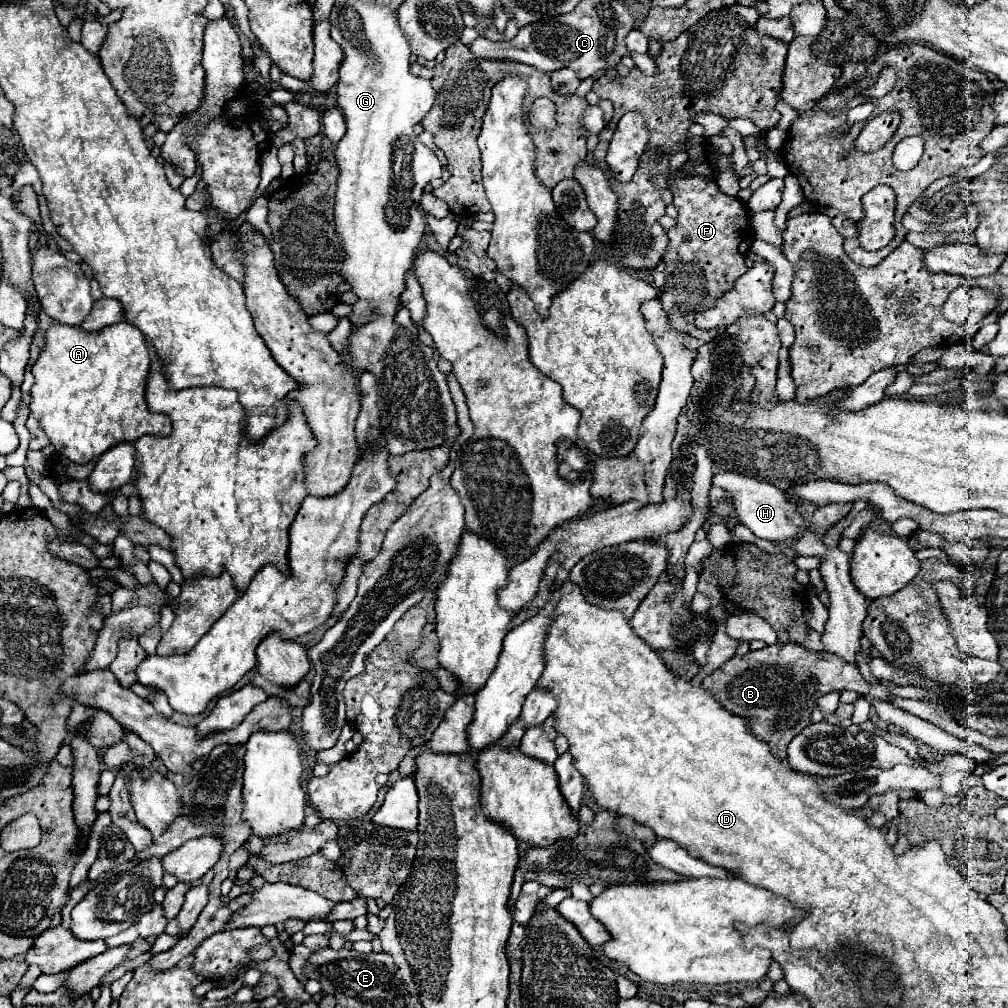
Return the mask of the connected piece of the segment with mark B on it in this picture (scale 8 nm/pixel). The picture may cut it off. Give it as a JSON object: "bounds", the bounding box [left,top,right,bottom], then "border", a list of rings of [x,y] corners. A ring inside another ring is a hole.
{"bounds":[703,643,891,759],"border":[[[795,643],[767,645],[759,651],[747,651],[743,657],[733,655],[703,679],[703,687],[709,689],[729,713],[745,717],[751,733],[769,743],[773,755],[781,759],[787,757],[789,741],[811,723],[811,713],[817,707],[815,701],[829,691],[853,689],[881,701],[891,697],[891,691],[883,687],[881,681],[873,685],[867,683],[853,663],[833,653],[813,653]]]}

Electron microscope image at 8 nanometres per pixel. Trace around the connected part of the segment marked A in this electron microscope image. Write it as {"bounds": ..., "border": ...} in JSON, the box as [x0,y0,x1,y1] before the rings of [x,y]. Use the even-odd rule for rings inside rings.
{"bounds":[29,323,171,463],"border":[[[53,323],[45,333],[45,345],[31,367],[35,385],[29,411],[41,423],[55,451],[73,463],[89,463],[121,441],[137,441],[141,435],[167,435],[171,421],[153,413],[145,401],[145,381],[151,369],[149,347],[143,333],[127,323],[87,333],[79,327]]]}

